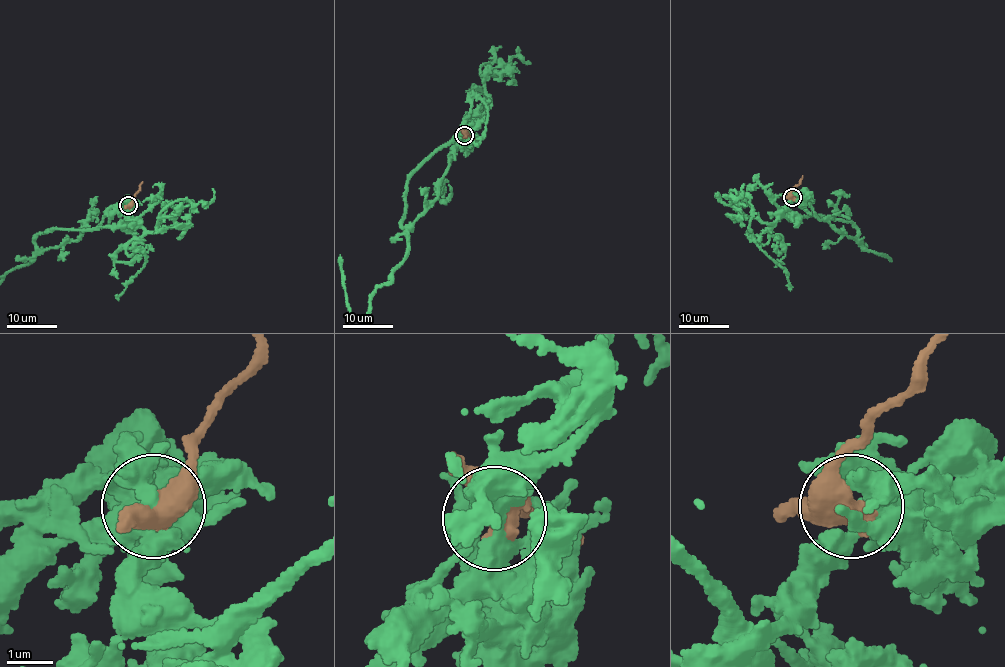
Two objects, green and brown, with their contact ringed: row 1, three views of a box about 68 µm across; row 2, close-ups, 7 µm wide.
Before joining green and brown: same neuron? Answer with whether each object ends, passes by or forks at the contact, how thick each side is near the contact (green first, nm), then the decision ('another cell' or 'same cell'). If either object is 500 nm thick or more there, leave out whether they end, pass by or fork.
300/550 nm | another cell

